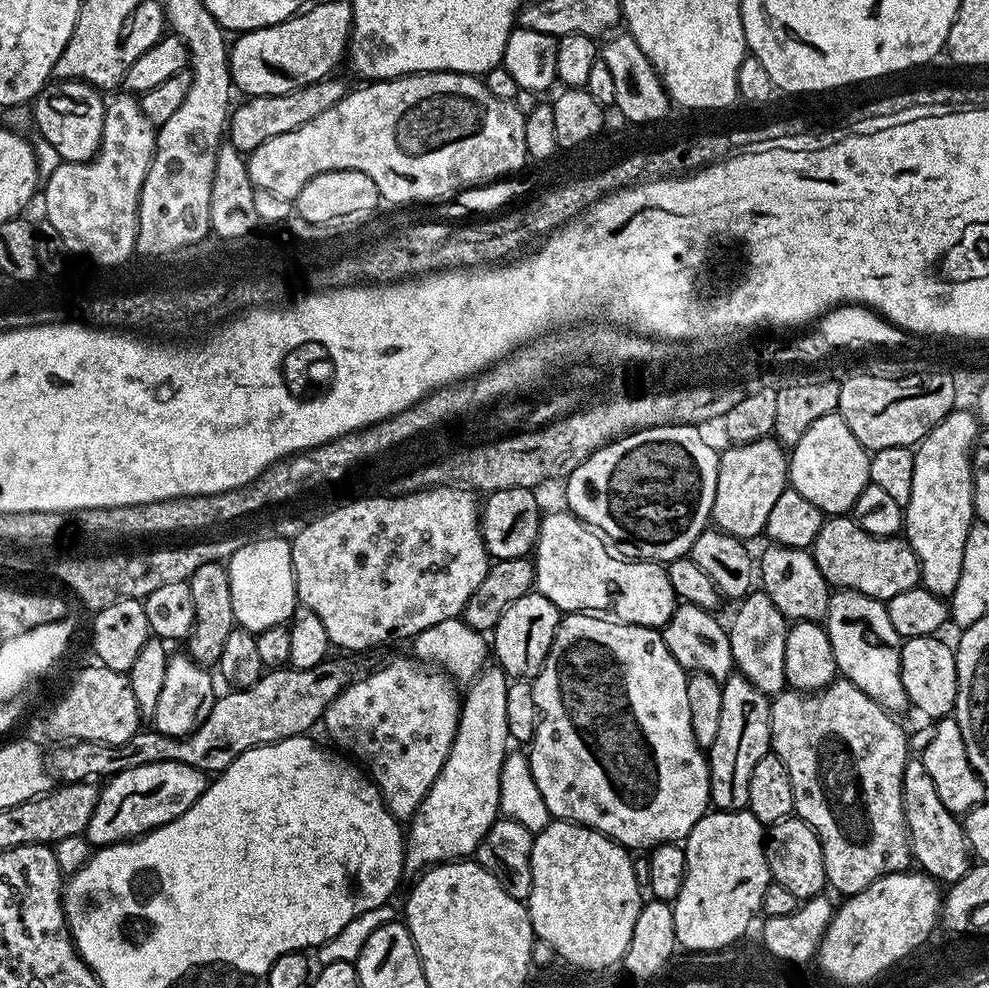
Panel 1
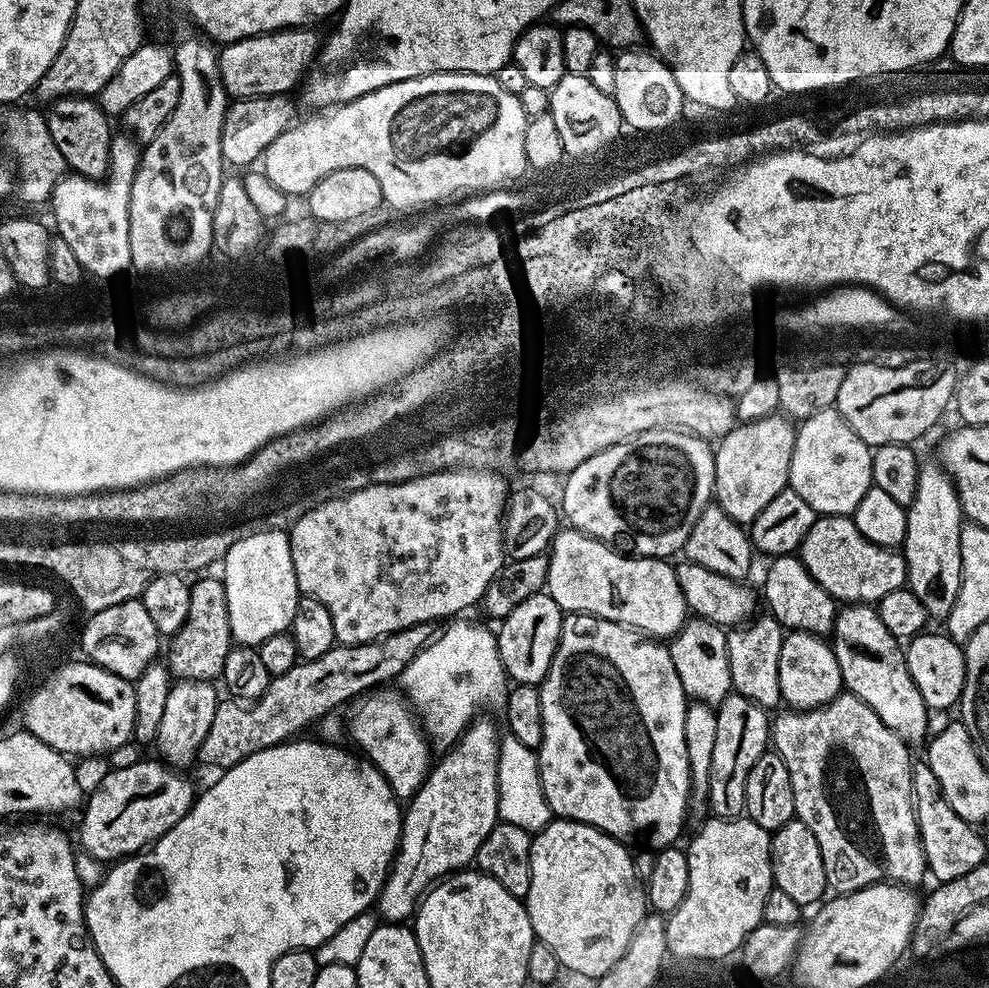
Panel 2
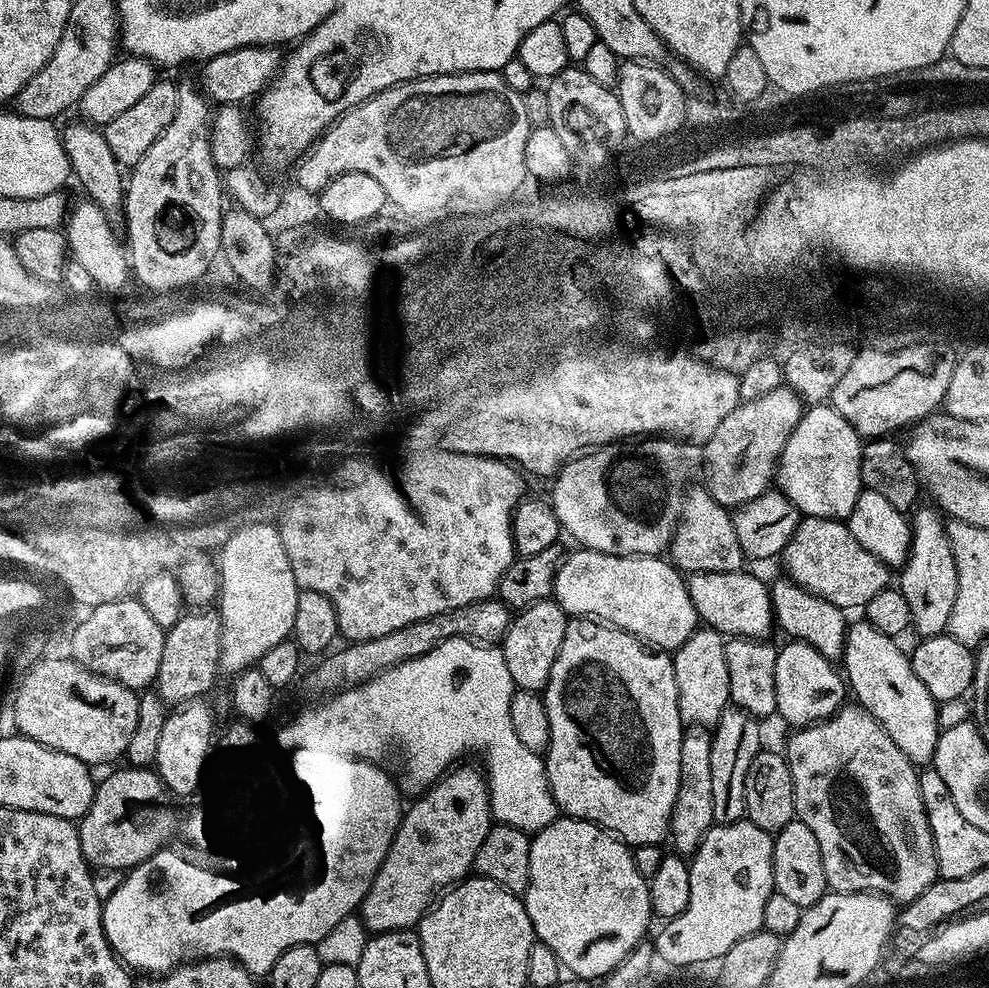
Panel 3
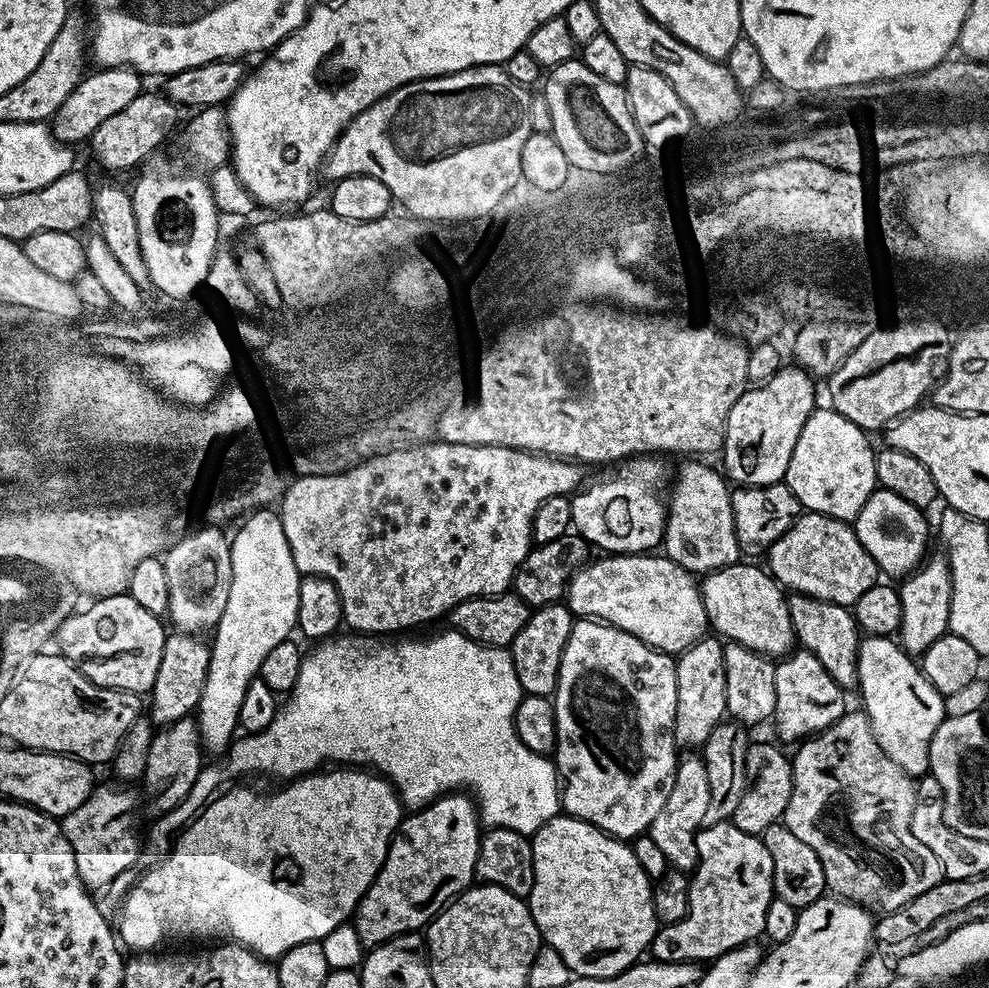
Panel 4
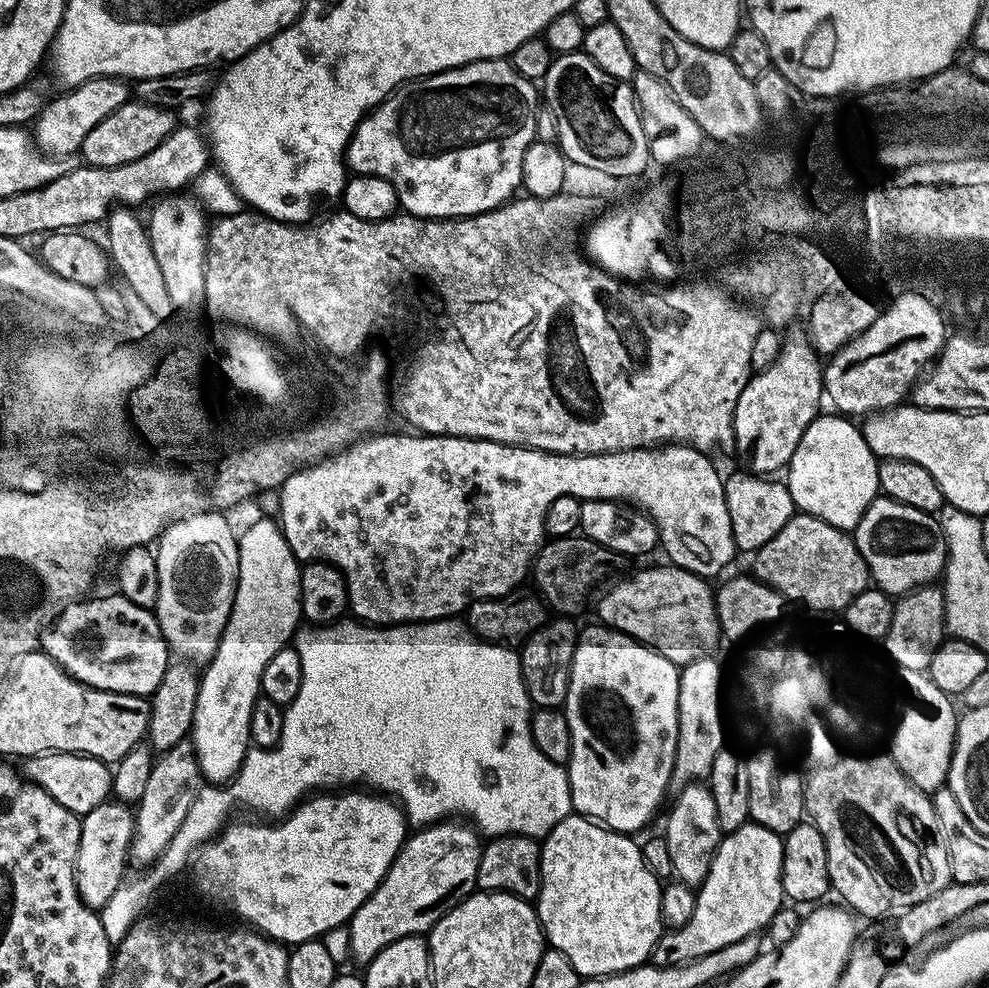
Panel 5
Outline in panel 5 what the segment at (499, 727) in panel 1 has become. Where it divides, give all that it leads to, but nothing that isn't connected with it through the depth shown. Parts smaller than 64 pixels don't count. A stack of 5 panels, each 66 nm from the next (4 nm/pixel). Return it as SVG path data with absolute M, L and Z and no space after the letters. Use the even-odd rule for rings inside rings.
M452 818L421 827L413 836L411 833L398 850L390 870L386 870L383 882L368 895L366 902L362 902L360 909L346 925L350 934L351 959L357 960L360 966L367 966L383 948L390 946L390 942L427 933L443 918L448 909L477 891L476 875L481 847L482 840L477 829Z

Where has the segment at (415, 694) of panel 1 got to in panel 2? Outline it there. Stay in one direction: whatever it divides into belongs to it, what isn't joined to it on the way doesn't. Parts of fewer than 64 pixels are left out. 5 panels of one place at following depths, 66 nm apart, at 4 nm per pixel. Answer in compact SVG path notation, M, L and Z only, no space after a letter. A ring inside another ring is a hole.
M381 686L351 701L347 709L348 732L357 744L355 747L371 760L382 778L386 778L396 799L407 802L424 784L433 767L434 755L432 756L431 750L428 749L430 741L403 691L393 688Z

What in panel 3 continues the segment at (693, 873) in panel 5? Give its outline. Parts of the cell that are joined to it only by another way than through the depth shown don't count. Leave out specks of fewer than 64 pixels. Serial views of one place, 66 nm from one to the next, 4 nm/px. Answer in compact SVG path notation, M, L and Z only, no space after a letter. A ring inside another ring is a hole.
M704 726L685 727L682 738L682 766L678 798L672 811L670 841L679 855L688 858L695 853L696 847L708 829L714 824L714 793L710 779L710 750L712 749L712 732Z

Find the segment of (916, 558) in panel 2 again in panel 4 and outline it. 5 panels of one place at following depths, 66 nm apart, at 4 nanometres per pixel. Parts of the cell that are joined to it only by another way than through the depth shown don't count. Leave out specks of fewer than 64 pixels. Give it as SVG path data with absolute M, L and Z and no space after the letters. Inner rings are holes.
M929 555L923 565L911 573L899 585L898 591L902 602L902 622L898 633L899 643L909 654L923 654L938 638L948 632L950 602L952 601L952 575L948 561L943 555Z

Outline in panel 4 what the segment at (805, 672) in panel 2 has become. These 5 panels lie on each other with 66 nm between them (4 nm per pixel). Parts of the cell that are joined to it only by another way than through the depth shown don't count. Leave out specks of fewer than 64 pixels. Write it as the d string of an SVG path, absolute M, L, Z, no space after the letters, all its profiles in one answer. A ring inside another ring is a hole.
M803 650L793 651L776 664L774 694L776 695L774 723L784 736L812 738L839 722L846 712L844 689L838 686L838 682L834 682L834 678L830 678L830 674L826 674L826 666L822 666L822 662L814 658L814 654Z

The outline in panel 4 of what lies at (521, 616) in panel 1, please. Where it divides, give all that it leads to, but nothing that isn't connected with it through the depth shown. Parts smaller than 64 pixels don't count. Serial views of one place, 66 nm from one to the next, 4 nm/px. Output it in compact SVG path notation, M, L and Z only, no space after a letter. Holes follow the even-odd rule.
M567 603L546 604L529 615L526 626L522 626L522 630L518 630L518 634L512 639L510 651L514 670L518 674L521 689L527 695L551 697L555 693L562 650L566 650L573 623L574 617Z

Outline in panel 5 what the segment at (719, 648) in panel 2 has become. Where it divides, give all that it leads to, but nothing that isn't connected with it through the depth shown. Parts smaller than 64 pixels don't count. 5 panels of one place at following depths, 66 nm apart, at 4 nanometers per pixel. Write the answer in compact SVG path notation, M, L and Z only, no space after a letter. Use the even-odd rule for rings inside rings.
M709 654L698 658L694 662L683 665L680 668L680 681L678 682L678 742L674 754L674 766L672 767L671 787L679 790L687 784L704 782L711 777L714 758L725 751L724 728L726 720L722 715L722 668L716 661L715 655Z

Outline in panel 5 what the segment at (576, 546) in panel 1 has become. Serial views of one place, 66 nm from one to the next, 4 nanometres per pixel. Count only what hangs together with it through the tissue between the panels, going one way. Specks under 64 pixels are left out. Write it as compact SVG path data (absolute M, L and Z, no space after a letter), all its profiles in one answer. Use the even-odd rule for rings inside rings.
M667 567L644 568L641 572L634 573L635 571L633 571L623 578L617 579L611 585L613 588L601 598L596 612L600 615L597 616L599 623L609 628L615 628L617 632L625 632L626 635L653 648L655 652L660 652L666 658L670 658L670 662L683 666L717 651L716 643L721 643L722 640L720 619L716 613L713 585L708 585L711 583L705 577L695 576L693 572L687 572L685 568Z

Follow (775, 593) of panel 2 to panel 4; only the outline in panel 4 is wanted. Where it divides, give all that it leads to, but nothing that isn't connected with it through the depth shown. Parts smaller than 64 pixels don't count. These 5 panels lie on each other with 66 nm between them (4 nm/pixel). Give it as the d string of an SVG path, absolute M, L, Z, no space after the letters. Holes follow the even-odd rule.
M799 594L788 596L788 609L792 619L792 629L796 632L799 647L805 652L814 654L822 666L826 666L826 674L838 682L845 693L852 694L860 687L858 682L858 650L862 633L856 627L856 617L851 607L822 602L818 598L810 598Z

